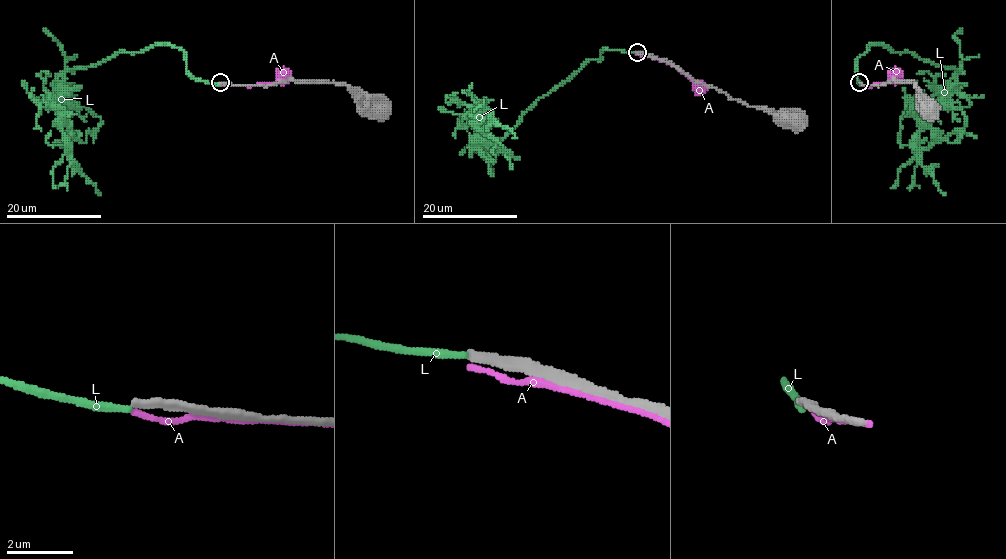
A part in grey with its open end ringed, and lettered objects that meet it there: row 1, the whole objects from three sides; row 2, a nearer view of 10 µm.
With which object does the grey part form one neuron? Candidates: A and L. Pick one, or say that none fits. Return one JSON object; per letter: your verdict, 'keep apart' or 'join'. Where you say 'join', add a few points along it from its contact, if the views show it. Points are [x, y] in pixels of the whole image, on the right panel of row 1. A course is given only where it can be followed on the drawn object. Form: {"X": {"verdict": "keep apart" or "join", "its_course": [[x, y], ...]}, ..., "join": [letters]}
{"A": {"verdict": "keep apart"}, "L": {"verdict": "keep apart"}, "join": []}

